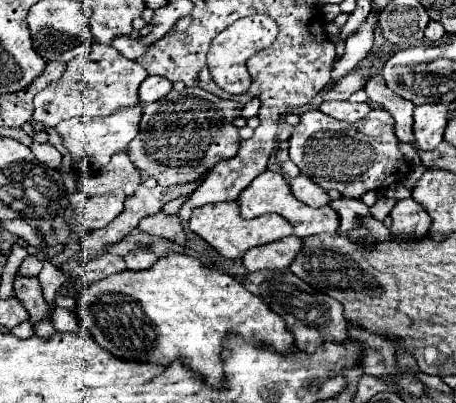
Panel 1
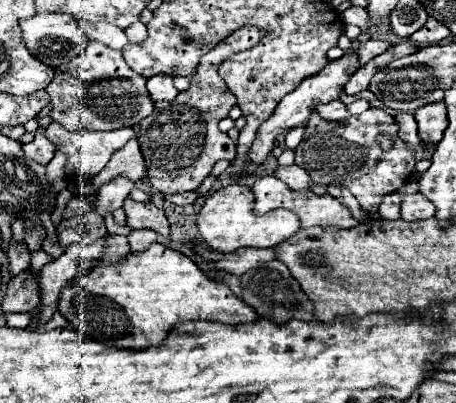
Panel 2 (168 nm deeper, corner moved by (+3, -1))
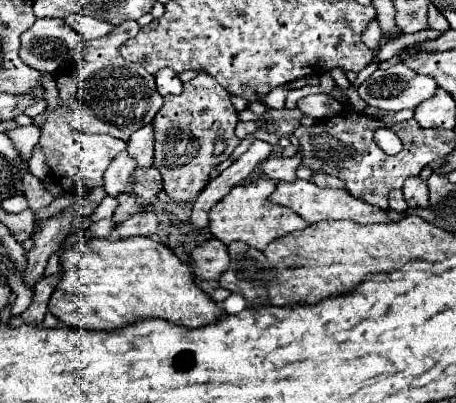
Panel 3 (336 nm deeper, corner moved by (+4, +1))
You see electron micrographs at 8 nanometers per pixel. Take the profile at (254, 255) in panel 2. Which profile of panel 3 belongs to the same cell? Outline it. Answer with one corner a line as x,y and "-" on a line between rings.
209,238
201,242
191,252
193,262
193,276
201,280
219,280
219,276
229,266
229,254
225,250
225,244
217,238

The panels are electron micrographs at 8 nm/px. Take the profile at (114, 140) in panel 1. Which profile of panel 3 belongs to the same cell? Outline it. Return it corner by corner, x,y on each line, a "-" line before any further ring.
57,106
55,110
45,112
45,122
41,124
39,148
47,158
49,170
53,172
53,176
57,176
59,184
65,190
71,190
75,184
91,190
103,186
103,172
107,170
109,162
127,148
127,144
107,134
85,134
85,132
71,130
69,122
63,116
63,108

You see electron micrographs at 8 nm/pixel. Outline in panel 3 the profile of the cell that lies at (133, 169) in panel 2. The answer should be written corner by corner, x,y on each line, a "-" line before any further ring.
145,124
137,132
133,132
133,136
127,144
129,156
135,158
141,168
149,168
153,164
153,142
155,142
153,124

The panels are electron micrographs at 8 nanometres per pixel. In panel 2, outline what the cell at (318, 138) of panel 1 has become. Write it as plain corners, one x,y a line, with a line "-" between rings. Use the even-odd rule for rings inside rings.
368,108
360,116
350,116
344,122
328,122
314,114
308,120
302,142
296,148
296,164
302,166
316,184
322,186
346,186
360,202
366,212
376,212
382,196
396,192
414,172
414,164
422,158
430,158
434,146
424,146
426,150
414,152
404,146
398,138
398,124
390,122
392,116
380,108
-
378,136
392,136
392,148
382,150

